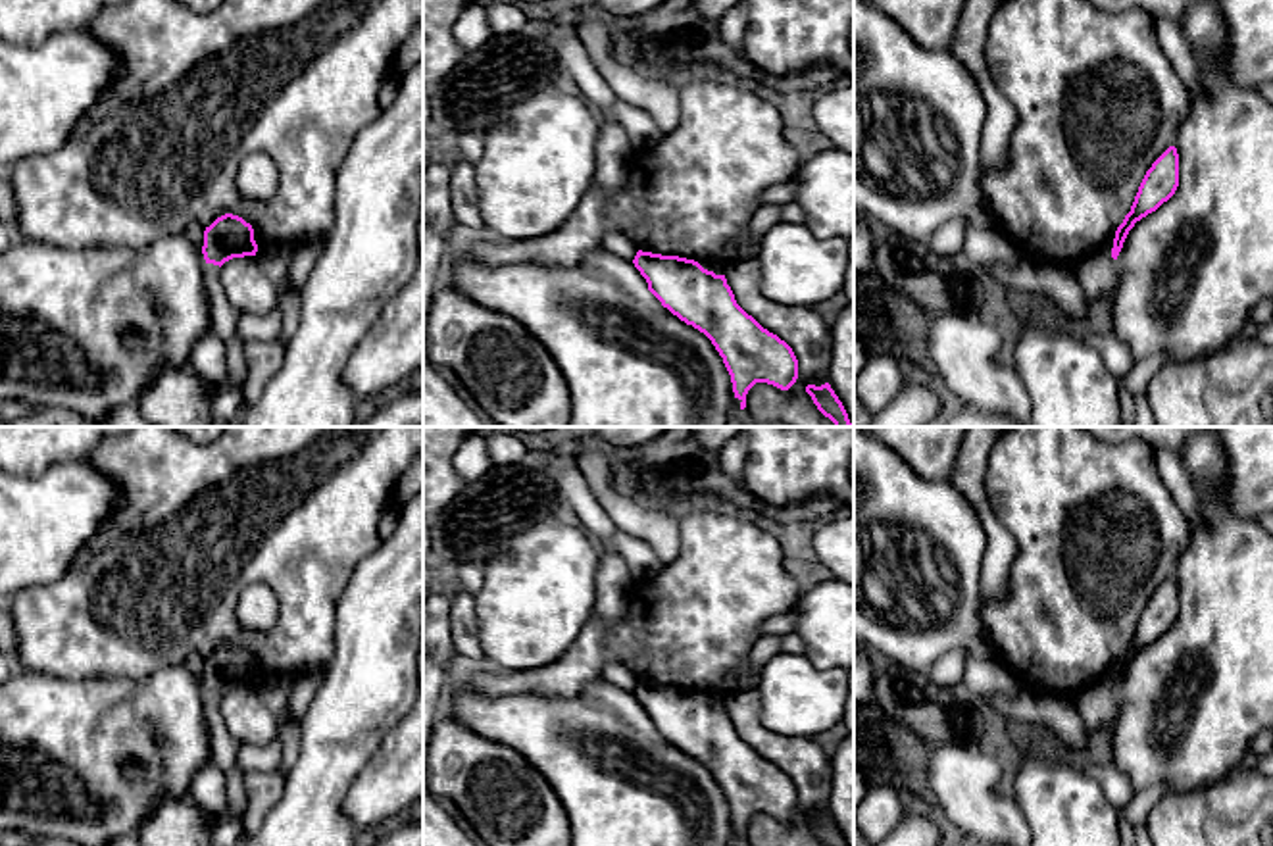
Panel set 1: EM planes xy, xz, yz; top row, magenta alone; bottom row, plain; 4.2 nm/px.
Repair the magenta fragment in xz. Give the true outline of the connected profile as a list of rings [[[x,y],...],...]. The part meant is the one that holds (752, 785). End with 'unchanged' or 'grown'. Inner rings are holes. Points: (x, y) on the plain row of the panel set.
[[[642,681],[633,694],[663,738],[711,771],[731,806],[740,840],[756,813],[781,821],[796,813],[798,790],[792,779],[736,734],[725,706],[694,690]]]; unchanged

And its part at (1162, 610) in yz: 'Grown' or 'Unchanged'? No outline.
Unchanged

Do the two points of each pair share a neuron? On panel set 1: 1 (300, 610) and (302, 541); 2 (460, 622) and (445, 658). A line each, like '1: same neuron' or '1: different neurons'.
1: same neuron
2: different neurons

